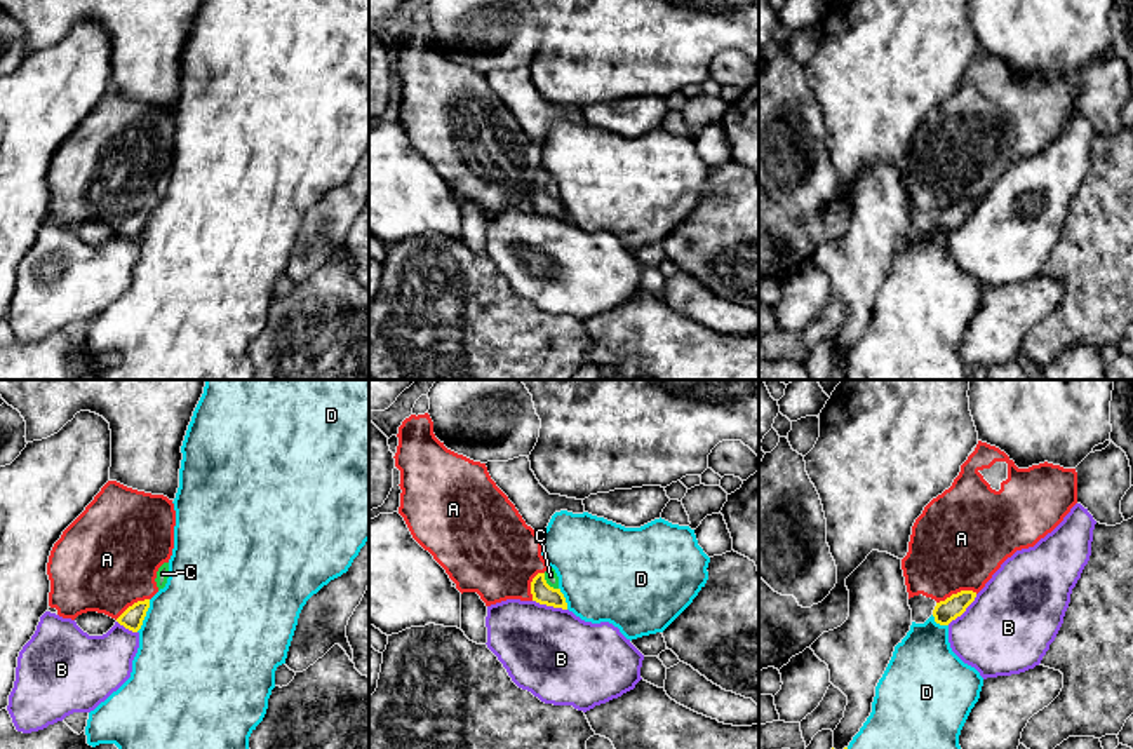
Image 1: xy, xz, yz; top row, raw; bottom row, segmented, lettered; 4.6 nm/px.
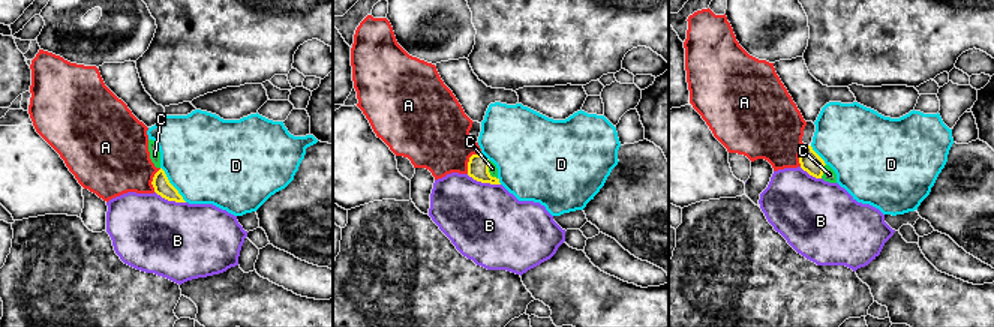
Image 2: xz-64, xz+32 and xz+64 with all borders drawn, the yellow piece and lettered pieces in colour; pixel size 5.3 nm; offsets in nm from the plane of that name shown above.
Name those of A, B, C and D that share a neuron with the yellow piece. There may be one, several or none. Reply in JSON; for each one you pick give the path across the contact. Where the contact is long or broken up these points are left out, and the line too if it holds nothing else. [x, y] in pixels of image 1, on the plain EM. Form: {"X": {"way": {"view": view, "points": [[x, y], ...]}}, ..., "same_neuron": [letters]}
{"same_neuron": []}

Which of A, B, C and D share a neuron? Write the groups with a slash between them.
A / B / C / D

